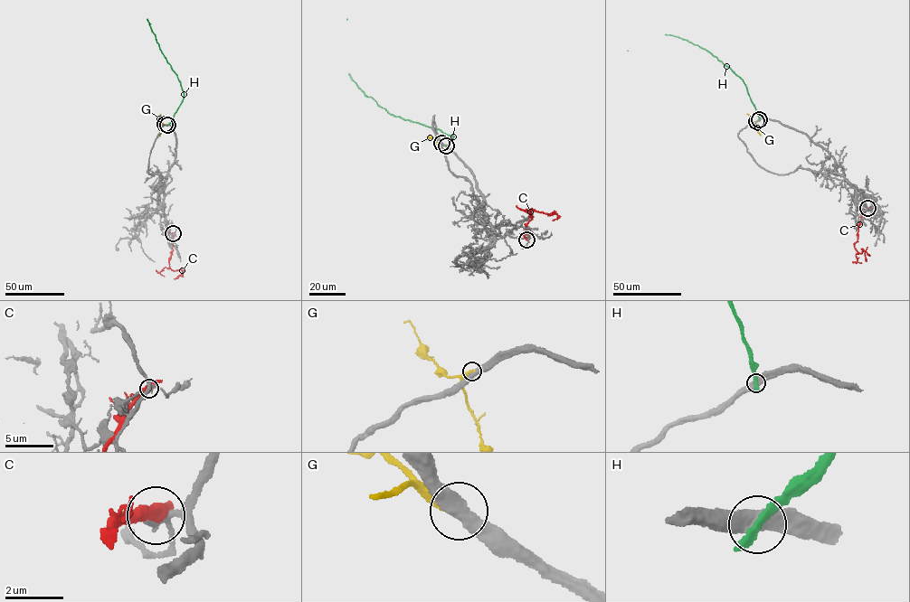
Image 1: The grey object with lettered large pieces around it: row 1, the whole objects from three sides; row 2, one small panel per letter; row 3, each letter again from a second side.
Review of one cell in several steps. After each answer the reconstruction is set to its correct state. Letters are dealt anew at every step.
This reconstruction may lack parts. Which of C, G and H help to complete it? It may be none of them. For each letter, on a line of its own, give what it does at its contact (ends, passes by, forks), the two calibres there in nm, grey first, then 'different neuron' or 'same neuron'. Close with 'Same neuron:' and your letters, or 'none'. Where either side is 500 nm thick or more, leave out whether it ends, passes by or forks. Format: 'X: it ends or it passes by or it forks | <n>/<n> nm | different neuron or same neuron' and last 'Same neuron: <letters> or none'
C: it passes by | 190/360 nm | different neuron
G: it ends | 440/240 nm | different neuron
H: it ends | 480/360 nm | different neuron
Same neuron: none

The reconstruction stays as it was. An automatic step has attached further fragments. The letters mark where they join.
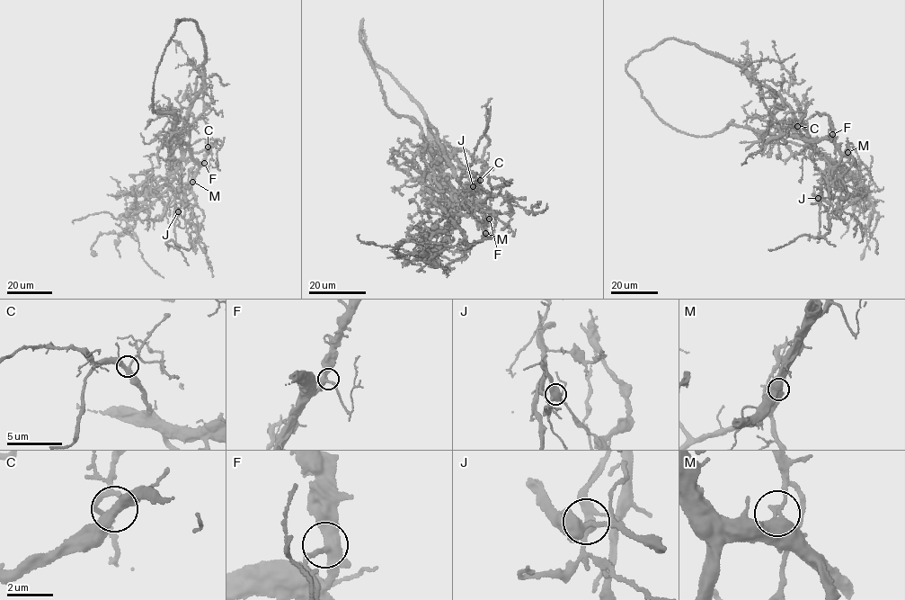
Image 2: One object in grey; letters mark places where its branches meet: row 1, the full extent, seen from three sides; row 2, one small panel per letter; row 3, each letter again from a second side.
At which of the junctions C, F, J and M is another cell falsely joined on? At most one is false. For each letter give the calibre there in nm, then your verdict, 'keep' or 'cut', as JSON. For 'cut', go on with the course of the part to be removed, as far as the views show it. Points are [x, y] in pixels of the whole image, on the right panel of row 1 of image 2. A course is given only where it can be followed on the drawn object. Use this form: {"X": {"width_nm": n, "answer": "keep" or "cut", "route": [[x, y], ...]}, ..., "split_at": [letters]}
{"C": {"width_nm": 340, "answer": "keep"}, "F": {"width_nm": 320, "answer": "keep"}, "J": {"width_nm": 360, "answer": "keep"}, "M": {"width_nm": 320, "answer": "cut", "route": [[848, 152], [841, 153], [830, 139], [783, 133], [761, 88], [743, 72], [749, 62], [784, 61], [795, 54]]}, "split_at": ["M"]}

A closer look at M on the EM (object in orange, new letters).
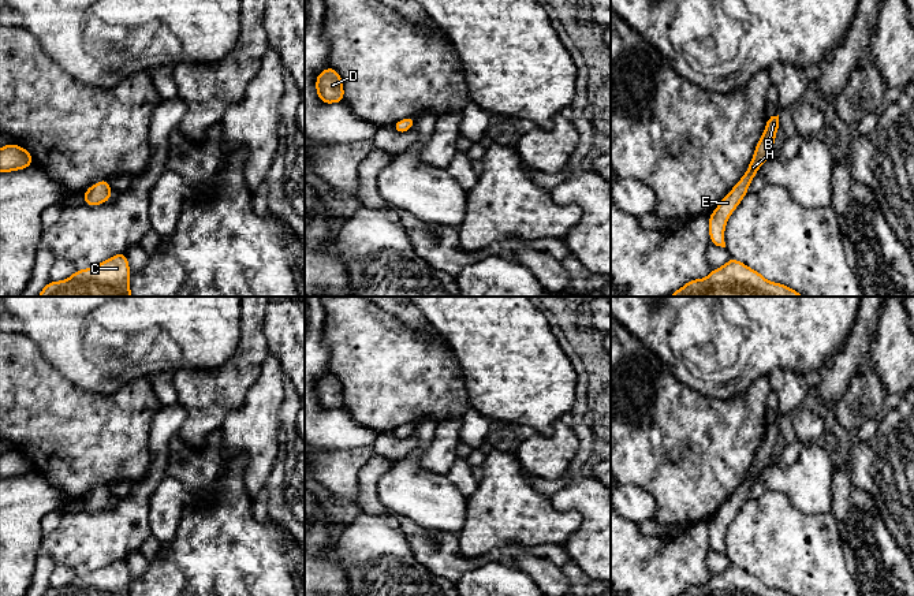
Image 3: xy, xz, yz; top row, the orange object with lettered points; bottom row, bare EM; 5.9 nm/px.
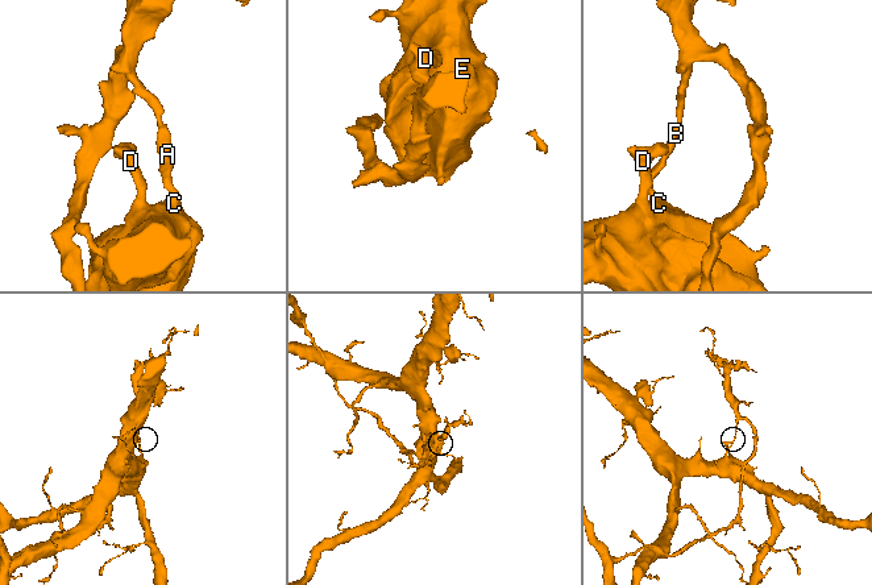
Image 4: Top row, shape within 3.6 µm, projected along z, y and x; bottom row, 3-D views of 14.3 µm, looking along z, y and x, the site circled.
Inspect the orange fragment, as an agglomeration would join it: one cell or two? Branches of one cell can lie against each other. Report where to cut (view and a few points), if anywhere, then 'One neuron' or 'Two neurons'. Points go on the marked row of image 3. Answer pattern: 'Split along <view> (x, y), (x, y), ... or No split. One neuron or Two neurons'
Split along xy (94, 185), (94, 196), (100, 202). Two neurons

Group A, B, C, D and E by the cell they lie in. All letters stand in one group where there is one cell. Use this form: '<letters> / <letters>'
A B / C D E

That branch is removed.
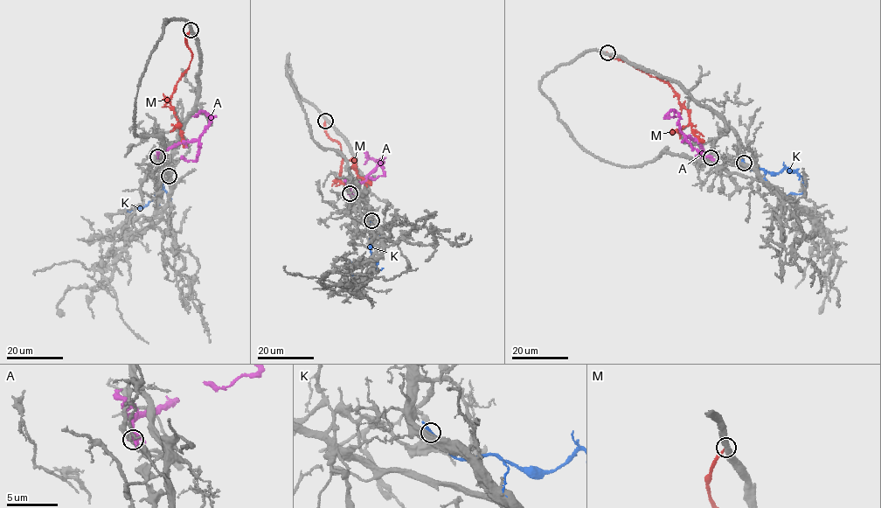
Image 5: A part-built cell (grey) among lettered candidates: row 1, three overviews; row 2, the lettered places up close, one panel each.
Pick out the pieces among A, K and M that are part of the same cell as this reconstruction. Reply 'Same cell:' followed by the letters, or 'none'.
Same cell: none

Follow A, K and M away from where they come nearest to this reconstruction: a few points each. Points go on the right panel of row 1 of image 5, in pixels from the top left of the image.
A: (711, 157), (706, 156), (699, 141), (682, 133), (678, 113), (670, 111), (665, 117), (676, 117)
K: (744, 163), (752, 170), (778, 173), (785, 168), (802, 176), (805, 190), (785, 198)
M: (606, 52), (668, 81), (680, 103), (688, 110), (692, 132), (704, 142)

